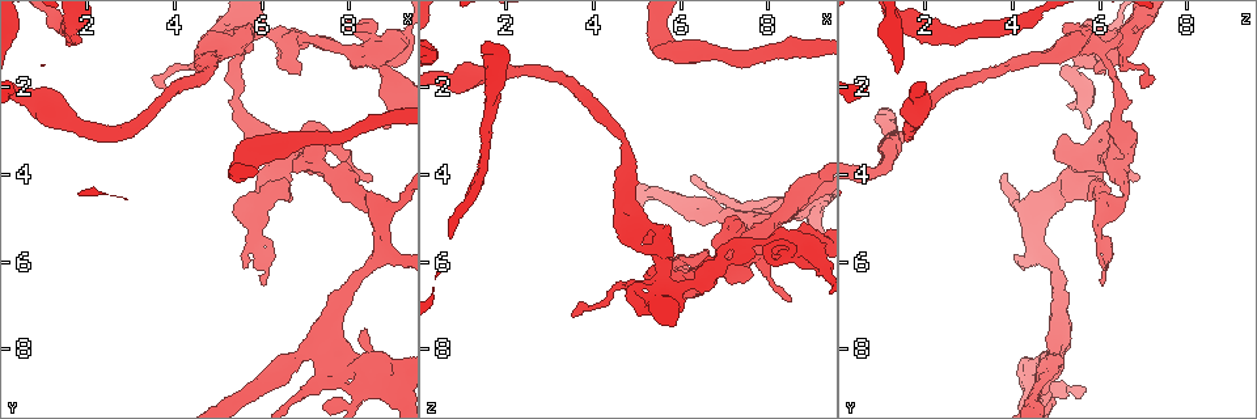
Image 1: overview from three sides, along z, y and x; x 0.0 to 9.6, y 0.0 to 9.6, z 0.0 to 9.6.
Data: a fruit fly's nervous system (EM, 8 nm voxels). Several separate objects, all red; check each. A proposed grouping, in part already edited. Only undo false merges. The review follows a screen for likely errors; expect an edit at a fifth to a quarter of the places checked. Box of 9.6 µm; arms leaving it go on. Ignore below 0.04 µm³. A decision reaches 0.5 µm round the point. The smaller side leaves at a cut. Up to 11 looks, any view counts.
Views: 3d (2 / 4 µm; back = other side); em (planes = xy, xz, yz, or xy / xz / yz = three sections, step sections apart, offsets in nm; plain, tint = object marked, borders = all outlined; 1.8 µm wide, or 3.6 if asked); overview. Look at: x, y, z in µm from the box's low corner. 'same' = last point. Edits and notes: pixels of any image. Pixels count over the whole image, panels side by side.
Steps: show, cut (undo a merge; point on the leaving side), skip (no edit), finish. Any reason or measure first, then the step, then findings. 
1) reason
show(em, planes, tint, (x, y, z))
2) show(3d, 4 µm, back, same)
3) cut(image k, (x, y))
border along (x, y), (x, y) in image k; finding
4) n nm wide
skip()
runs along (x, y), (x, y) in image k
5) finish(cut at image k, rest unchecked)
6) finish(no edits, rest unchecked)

show(3d, 2 µm, (5.55, 1.15, 6.05))

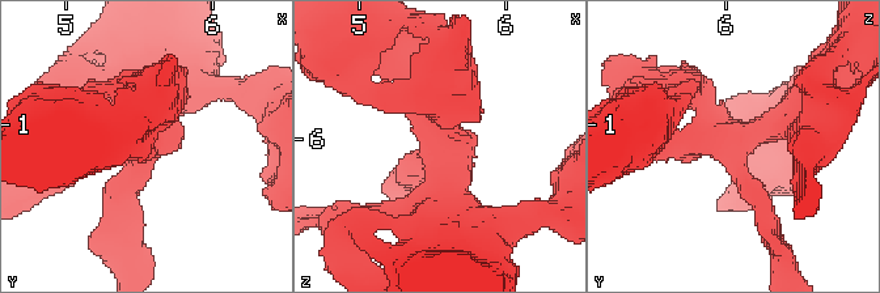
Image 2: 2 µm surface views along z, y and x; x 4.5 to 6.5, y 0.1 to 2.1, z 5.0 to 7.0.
now the EM
show(em, planes, tint, (5.52, 1.18, 6.02))

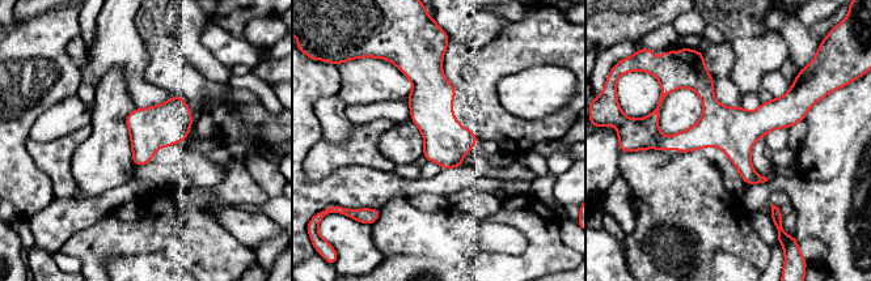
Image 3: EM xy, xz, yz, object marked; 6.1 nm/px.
skip()
one neuron here

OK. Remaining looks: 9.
sudden change in width
show(3d, 4 µm, (4.70, 1.30, 4.50))

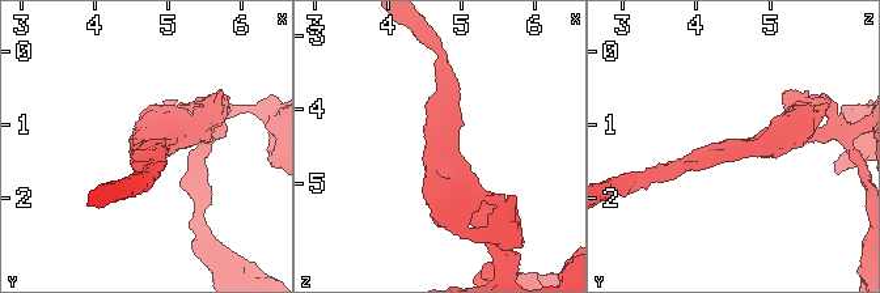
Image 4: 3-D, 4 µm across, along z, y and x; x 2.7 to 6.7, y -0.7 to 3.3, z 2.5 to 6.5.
show(em, yz, step 4, tint, (4.75, 1.35, 4.50))

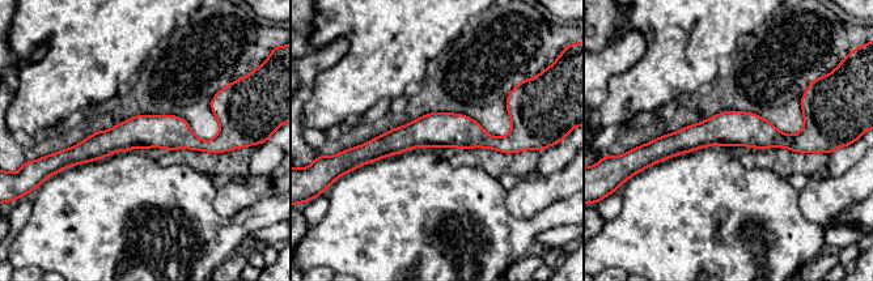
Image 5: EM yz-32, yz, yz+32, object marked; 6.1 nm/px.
show(em, planes, tint, same)

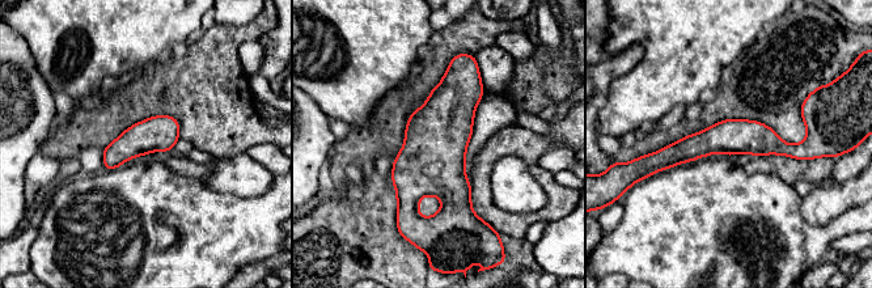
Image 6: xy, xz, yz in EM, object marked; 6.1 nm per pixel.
skip()
runs along (811, 136), (800, 148), (710, 140), (655, 157) in image 6; all the same neuron

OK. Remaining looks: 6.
sudden change in width
show(em, xy, step 16, tint, (1.65, 0.80, 2.20))

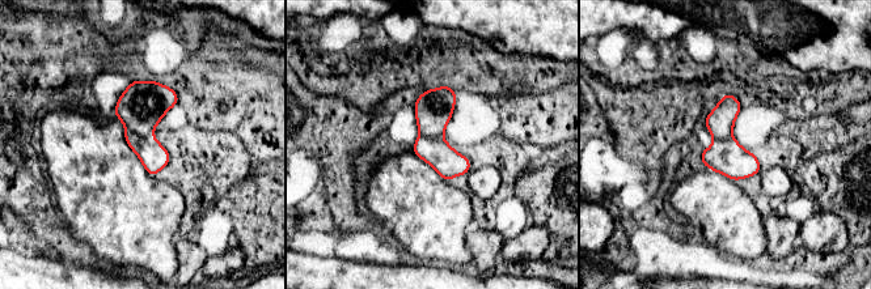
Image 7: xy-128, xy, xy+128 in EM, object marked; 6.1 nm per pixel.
skip()
one neuron here

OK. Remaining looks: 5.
show(em, 3.6 µm, planes, tint, (7.80, 8.65, 4.70))

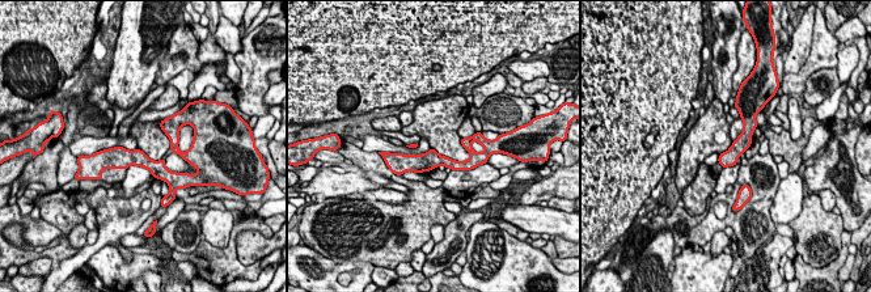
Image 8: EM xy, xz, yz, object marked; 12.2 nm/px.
190 nm wide
skip()
runs along (472, 146), (465, 164), (398, 159) in image 8; all the same neuron

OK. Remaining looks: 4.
finish(no edits, rest unchecked)

